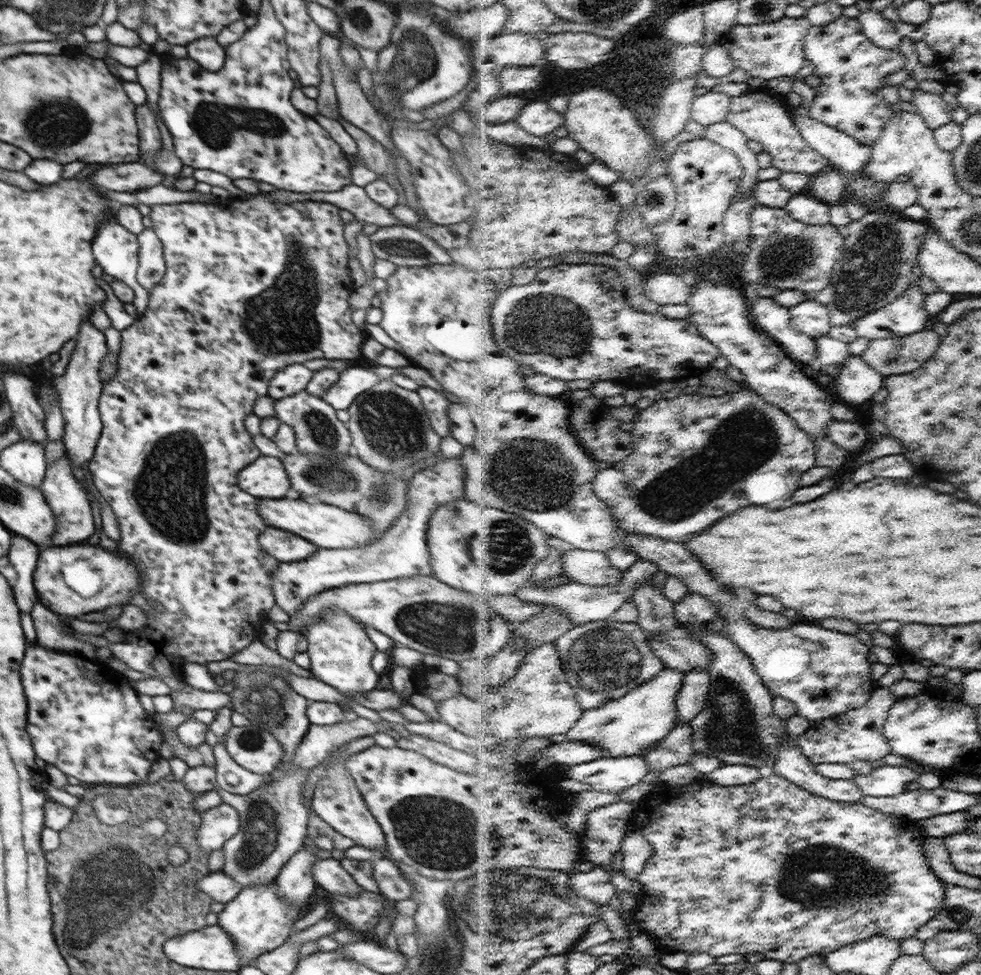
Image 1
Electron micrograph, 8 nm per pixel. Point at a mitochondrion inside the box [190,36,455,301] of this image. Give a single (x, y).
(396, 248)

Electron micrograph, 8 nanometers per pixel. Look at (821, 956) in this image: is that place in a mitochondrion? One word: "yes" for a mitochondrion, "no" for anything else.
no

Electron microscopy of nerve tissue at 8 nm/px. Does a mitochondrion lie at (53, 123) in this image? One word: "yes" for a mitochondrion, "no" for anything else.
yes

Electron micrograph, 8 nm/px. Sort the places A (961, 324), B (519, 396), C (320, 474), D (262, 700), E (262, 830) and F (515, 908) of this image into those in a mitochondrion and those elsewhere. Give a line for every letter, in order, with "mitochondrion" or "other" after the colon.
A: other
B: other
C: mitochondrion
D: mitochondrion
E: mitochondrion
F: mitochondrion

